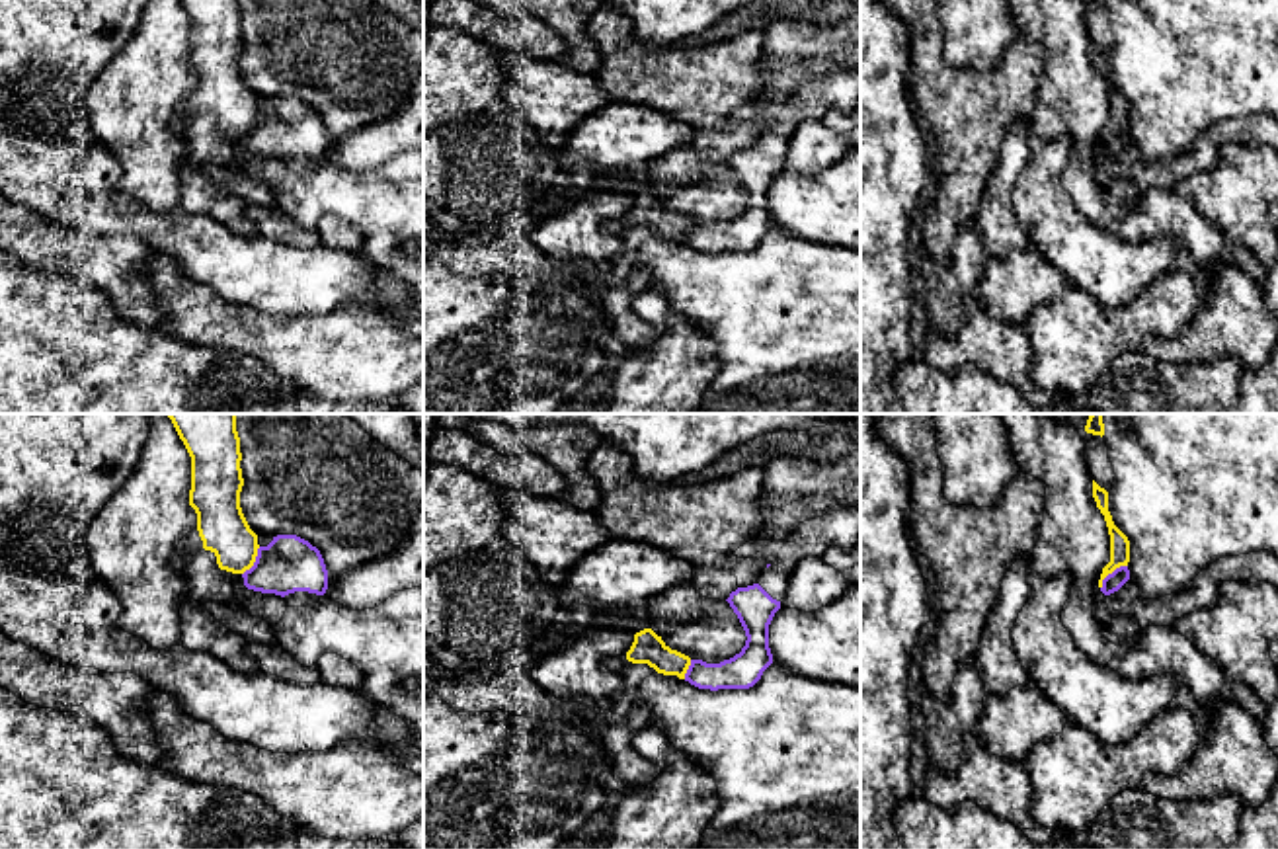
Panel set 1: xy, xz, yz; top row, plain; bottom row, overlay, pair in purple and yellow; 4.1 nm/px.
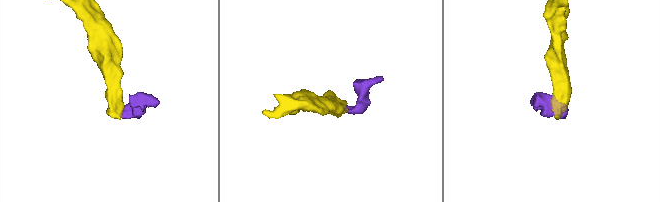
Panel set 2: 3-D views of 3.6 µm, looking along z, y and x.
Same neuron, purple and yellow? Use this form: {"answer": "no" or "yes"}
{"answer": "no"}

